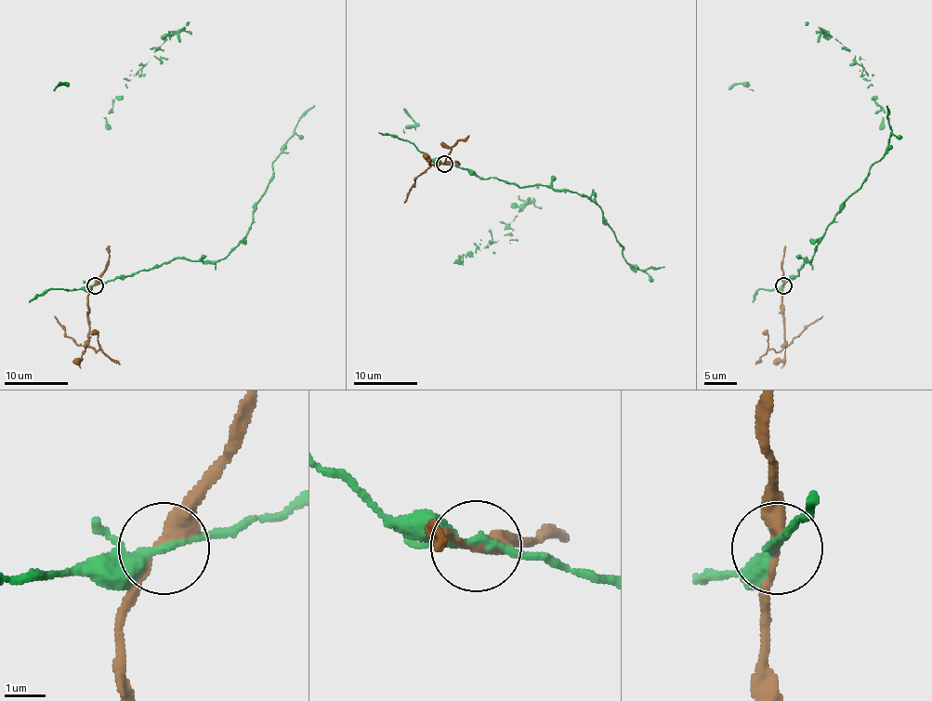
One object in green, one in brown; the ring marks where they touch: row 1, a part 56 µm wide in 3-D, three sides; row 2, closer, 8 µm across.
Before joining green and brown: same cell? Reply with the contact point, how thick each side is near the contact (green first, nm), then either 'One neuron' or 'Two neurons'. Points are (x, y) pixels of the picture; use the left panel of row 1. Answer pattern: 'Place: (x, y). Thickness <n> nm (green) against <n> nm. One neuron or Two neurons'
Place: (95, 285). Thickness 200 nm (green) against 300 nm. Two neurons

